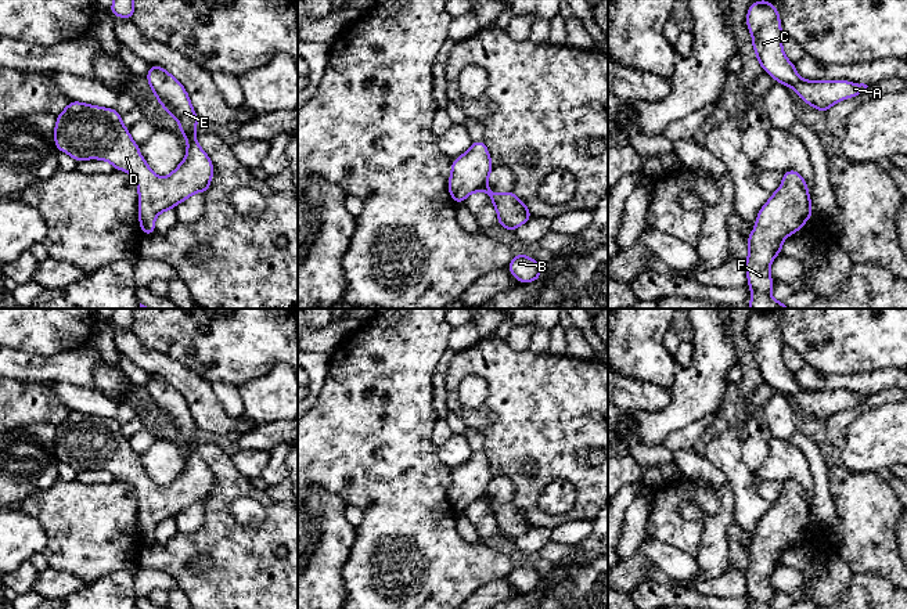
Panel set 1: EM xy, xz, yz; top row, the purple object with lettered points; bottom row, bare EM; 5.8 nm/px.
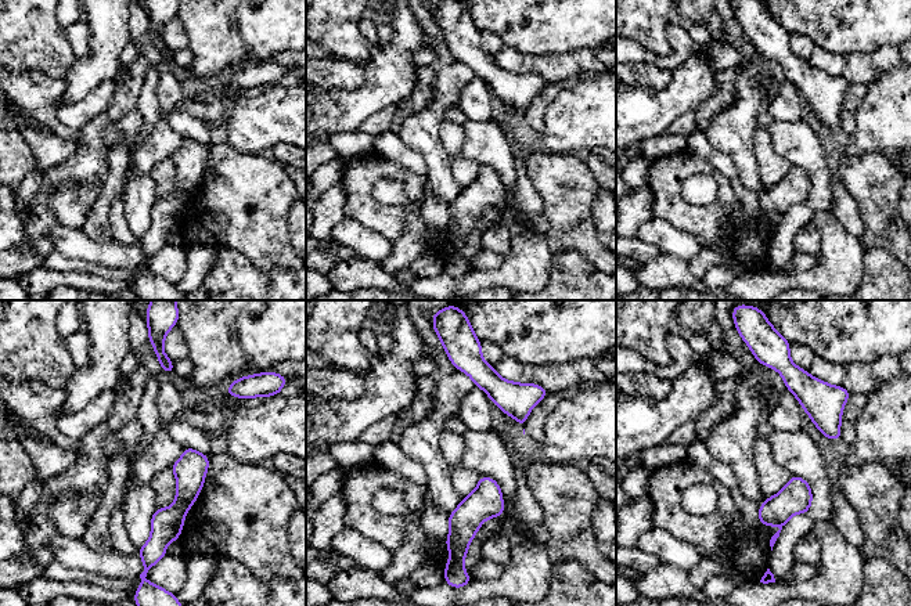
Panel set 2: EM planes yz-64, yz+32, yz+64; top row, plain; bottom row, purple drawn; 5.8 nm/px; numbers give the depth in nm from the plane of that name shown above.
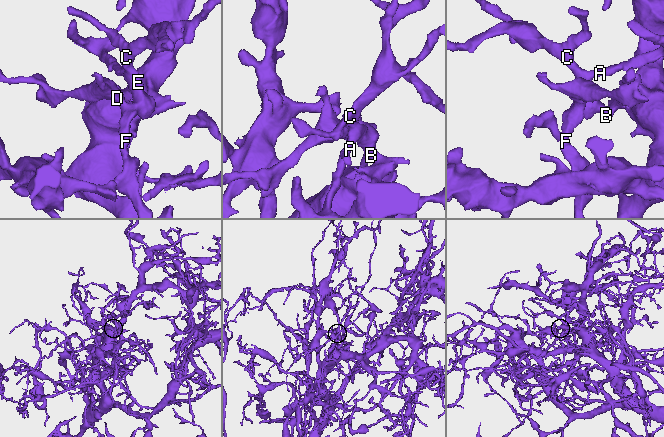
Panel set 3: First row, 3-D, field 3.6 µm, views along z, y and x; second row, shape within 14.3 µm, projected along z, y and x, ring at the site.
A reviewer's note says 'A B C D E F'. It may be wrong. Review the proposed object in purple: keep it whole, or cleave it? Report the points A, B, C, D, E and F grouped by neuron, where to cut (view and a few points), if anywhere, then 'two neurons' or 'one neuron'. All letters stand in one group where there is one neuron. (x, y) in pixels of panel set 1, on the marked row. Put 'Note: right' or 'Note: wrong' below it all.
A B C D E F; no cut; one neuron
Note: right

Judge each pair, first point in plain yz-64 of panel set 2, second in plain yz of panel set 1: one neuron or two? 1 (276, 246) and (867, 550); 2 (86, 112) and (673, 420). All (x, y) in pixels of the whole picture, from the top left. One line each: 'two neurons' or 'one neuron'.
1: one neuron
2: two neurons

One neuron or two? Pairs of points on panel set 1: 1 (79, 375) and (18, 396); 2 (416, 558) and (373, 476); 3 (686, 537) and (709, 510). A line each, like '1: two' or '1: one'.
1: two
2: one
3: one

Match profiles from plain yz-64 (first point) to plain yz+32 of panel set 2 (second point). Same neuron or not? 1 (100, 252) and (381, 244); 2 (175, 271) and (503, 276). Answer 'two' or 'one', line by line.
1: one
2: two

